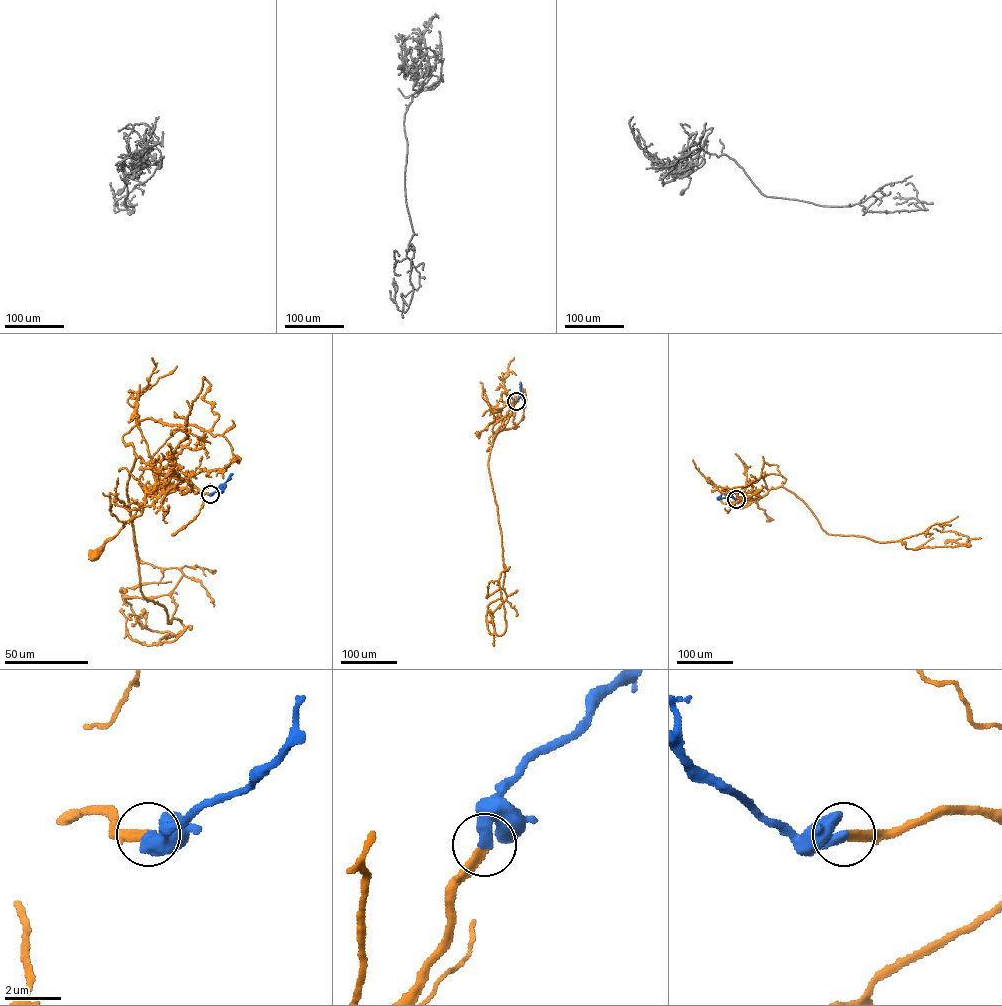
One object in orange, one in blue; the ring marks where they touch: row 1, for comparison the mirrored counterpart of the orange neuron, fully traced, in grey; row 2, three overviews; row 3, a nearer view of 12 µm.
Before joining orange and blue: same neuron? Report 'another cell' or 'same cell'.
same cell

